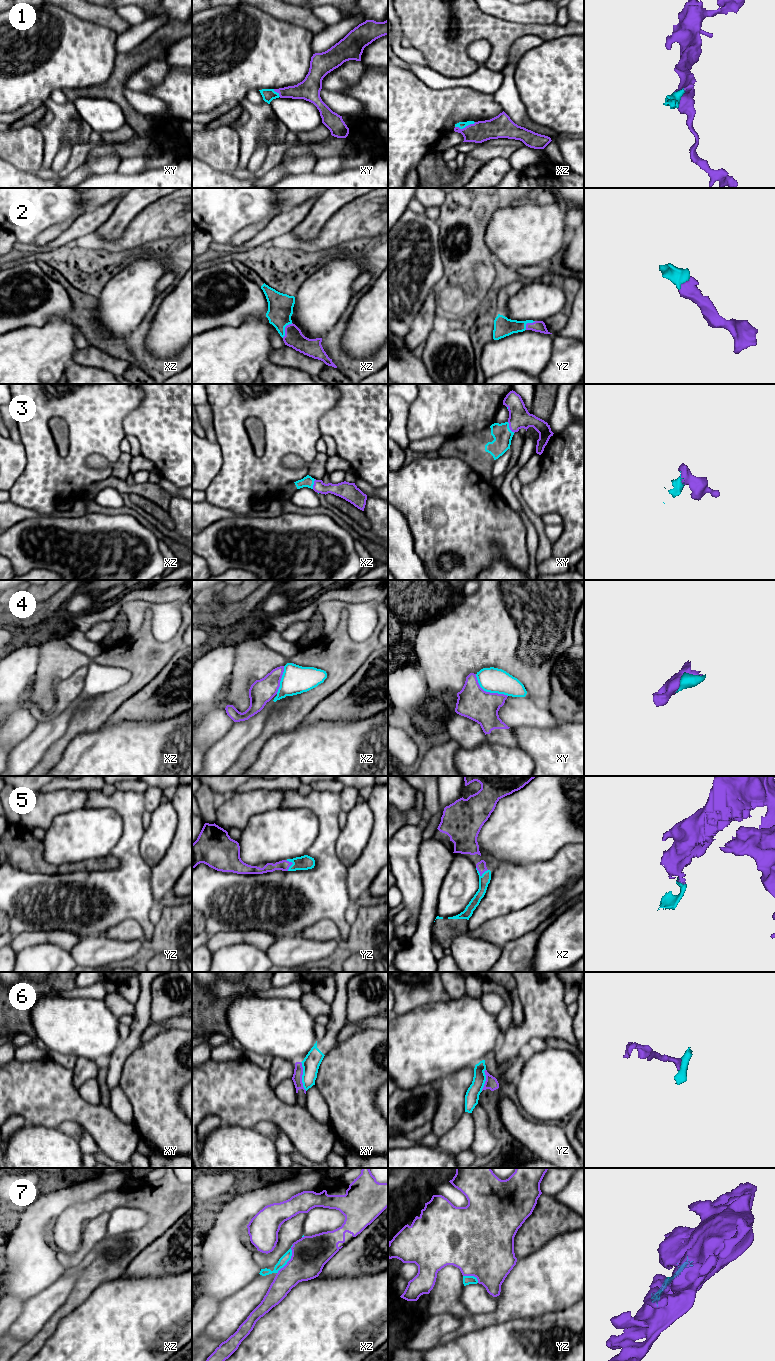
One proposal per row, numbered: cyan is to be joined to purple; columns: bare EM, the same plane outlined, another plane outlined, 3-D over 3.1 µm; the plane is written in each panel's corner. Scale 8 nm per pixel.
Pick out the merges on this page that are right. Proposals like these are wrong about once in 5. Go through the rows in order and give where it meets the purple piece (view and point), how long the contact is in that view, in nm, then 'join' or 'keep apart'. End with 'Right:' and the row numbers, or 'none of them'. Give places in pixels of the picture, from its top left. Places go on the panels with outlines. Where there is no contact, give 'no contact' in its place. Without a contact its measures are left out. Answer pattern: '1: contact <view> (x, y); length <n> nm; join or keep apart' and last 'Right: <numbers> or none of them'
1: contact xz (466, 126); length 170 nm; join
2: contact xz (285, 329); length 150 nm; join
3: contact xy (510, 428); length 110 nm; join
4: contact xy (488, 692); length 320 nm; keep apart
5: contact xz (481, 874); length 100 nm; join
6: contact xy (301, 1076); length 240 nm; keep apart
7: contact xz (290, 1259); length 260 nm; keep apart
Right: 1, 2, 3, 5

